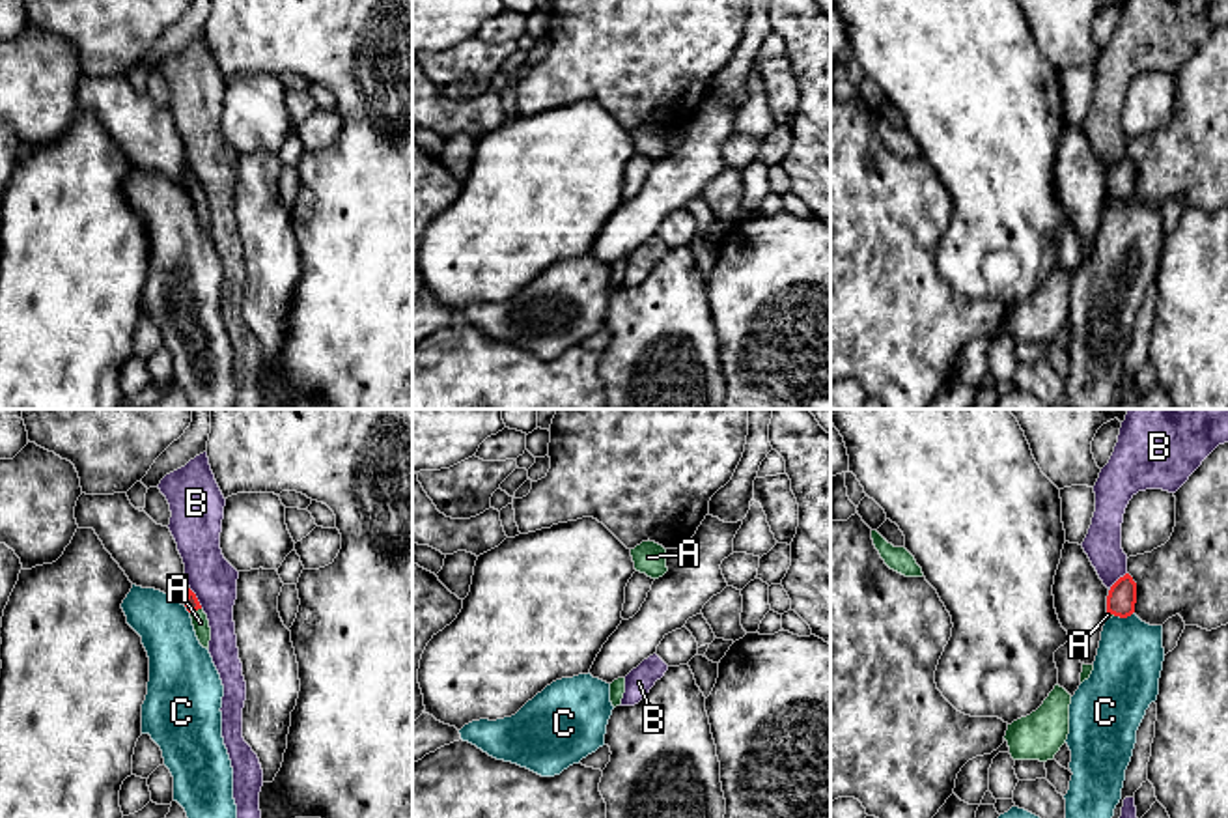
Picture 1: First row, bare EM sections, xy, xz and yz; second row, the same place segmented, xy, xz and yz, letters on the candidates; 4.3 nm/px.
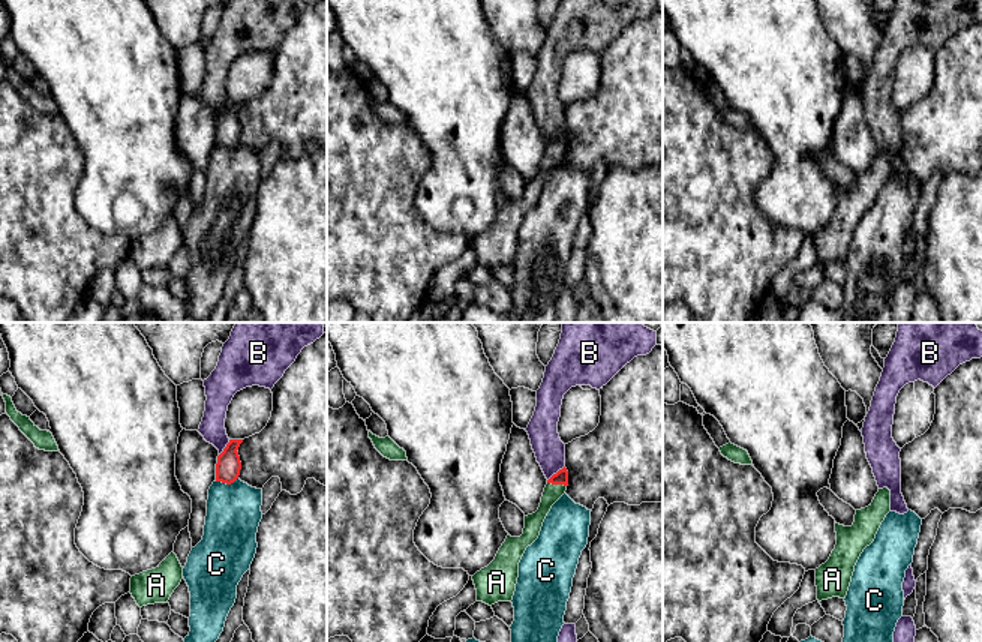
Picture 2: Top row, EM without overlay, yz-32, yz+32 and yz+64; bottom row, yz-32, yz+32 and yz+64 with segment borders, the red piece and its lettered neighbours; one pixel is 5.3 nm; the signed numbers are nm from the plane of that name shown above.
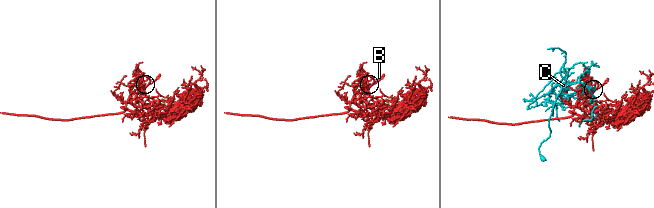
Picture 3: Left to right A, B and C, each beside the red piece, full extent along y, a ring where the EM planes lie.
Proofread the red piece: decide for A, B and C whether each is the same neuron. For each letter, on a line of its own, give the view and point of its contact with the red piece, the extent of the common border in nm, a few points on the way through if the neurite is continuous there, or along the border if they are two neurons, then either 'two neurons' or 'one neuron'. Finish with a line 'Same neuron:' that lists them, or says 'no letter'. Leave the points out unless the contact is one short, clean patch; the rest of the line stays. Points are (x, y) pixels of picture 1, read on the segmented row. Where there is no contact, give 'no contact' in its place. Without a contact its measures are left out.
A: meets red in xy at (195, 609); contact 50 nm long; runs through xy (191, 602), (195, 609), (200, 622); one neuron
B: meets red in xy at (196, 598); contact 110 nm long; border along xy (189, 589), (202, 607); two neurons
C: meets red in yz at (1124, 617); contact 90 nm long; two neurons
Same neuron: A

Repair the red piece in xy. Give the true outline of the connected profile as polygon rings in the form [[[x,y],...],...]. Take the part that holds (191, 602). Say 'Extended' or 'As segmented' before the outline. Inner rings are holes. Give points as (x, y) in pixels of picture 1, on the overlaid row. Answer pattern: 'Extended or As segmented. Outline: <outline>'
Extended. Outline: [[[188,588],[188,594],[185,598],[185,607],[190,613],[192,626],[194,626],[194,631],[196,631],[200,644],[209,650],[209,641],[211,641],[209,620],[200,605],[196,594],[190,588]]]

